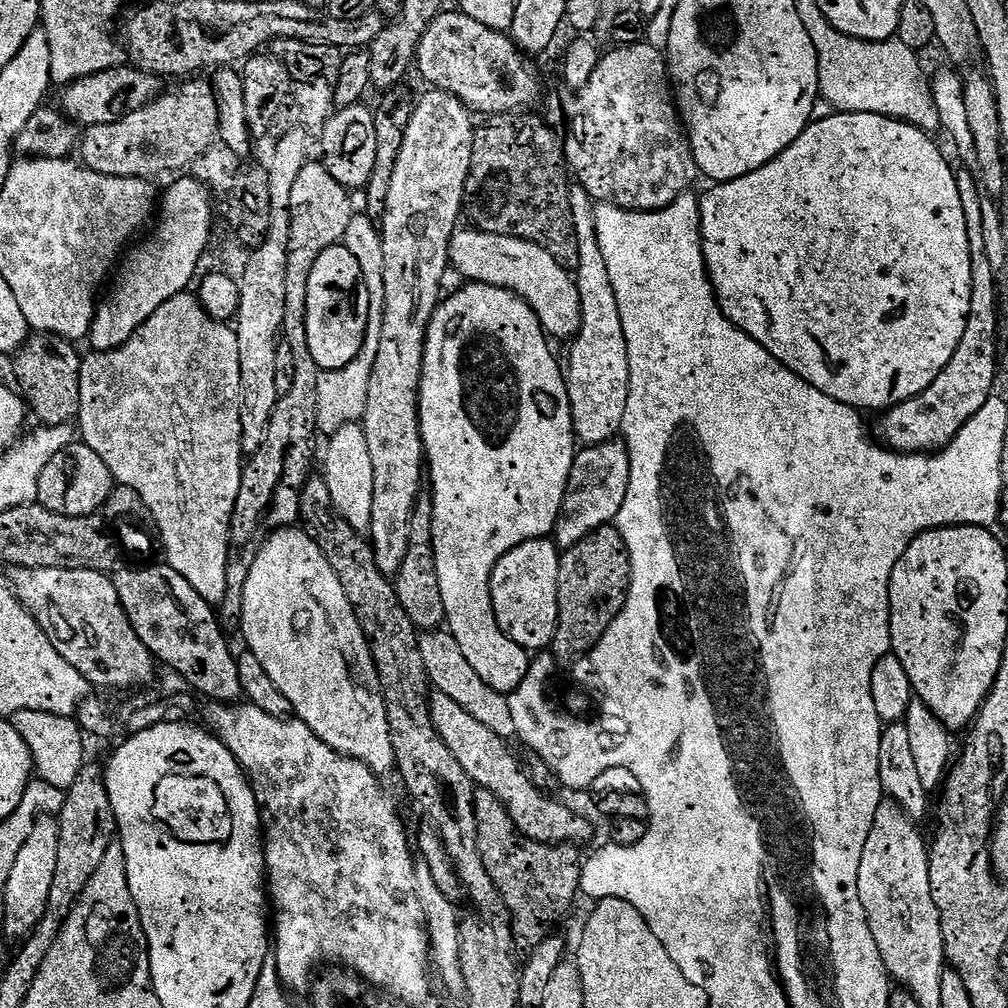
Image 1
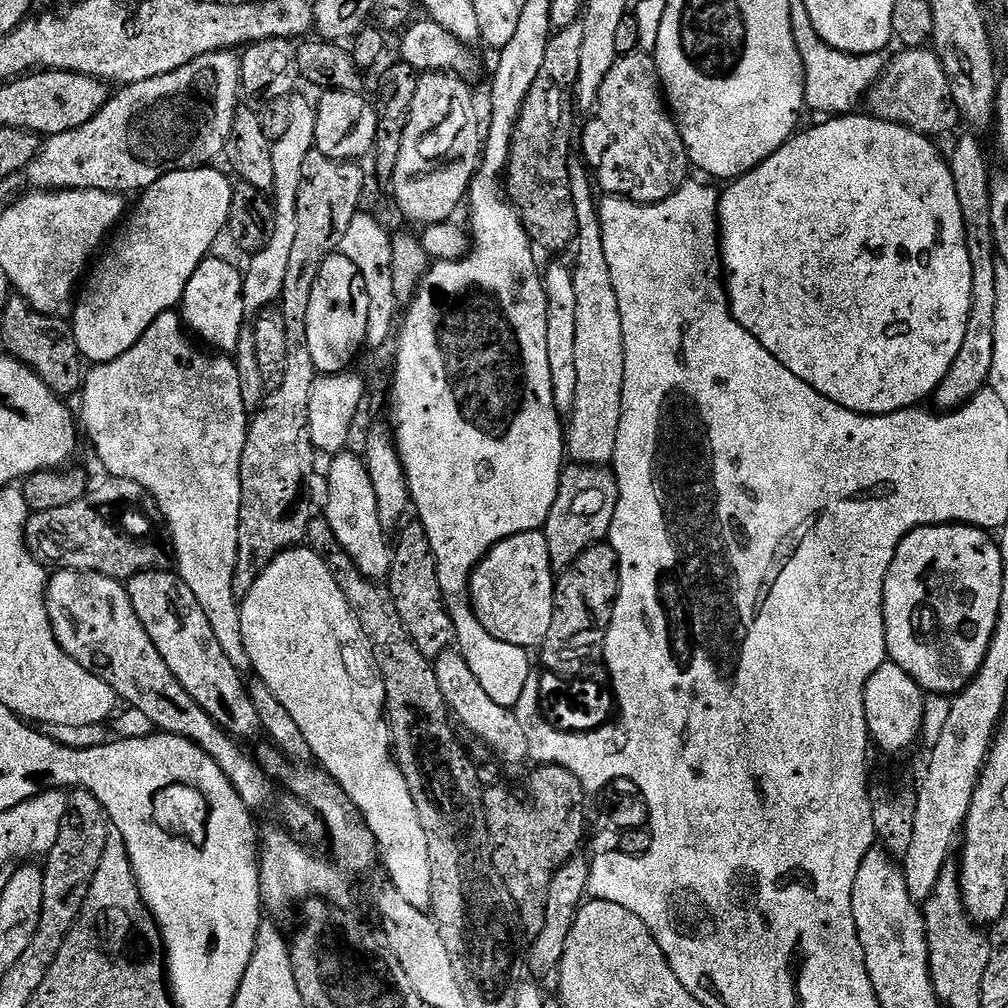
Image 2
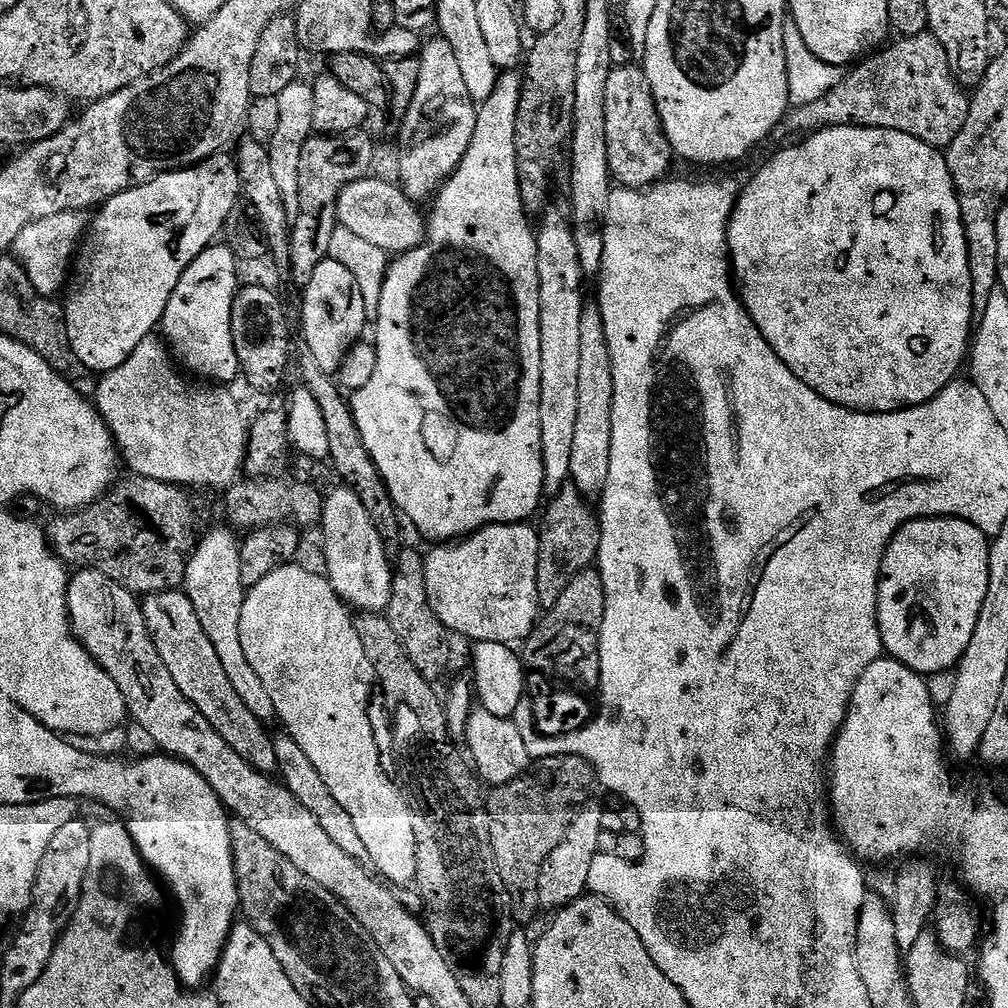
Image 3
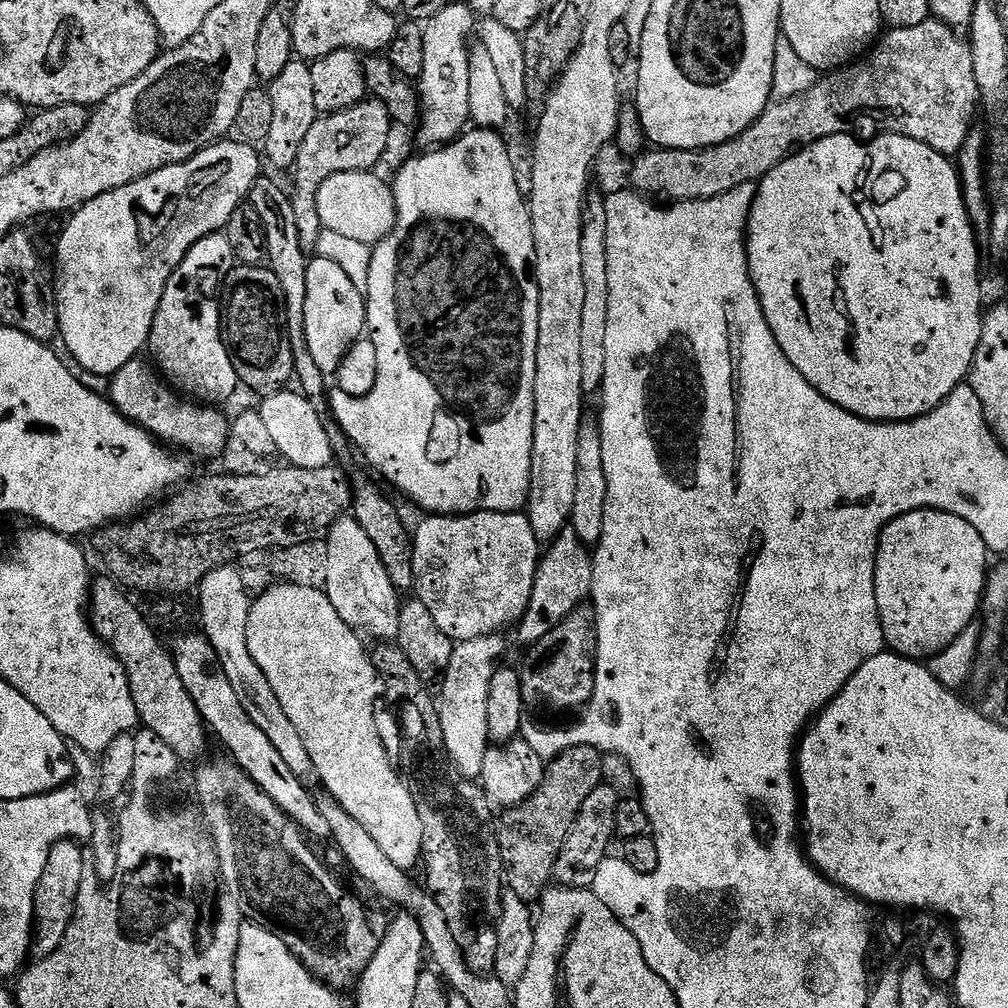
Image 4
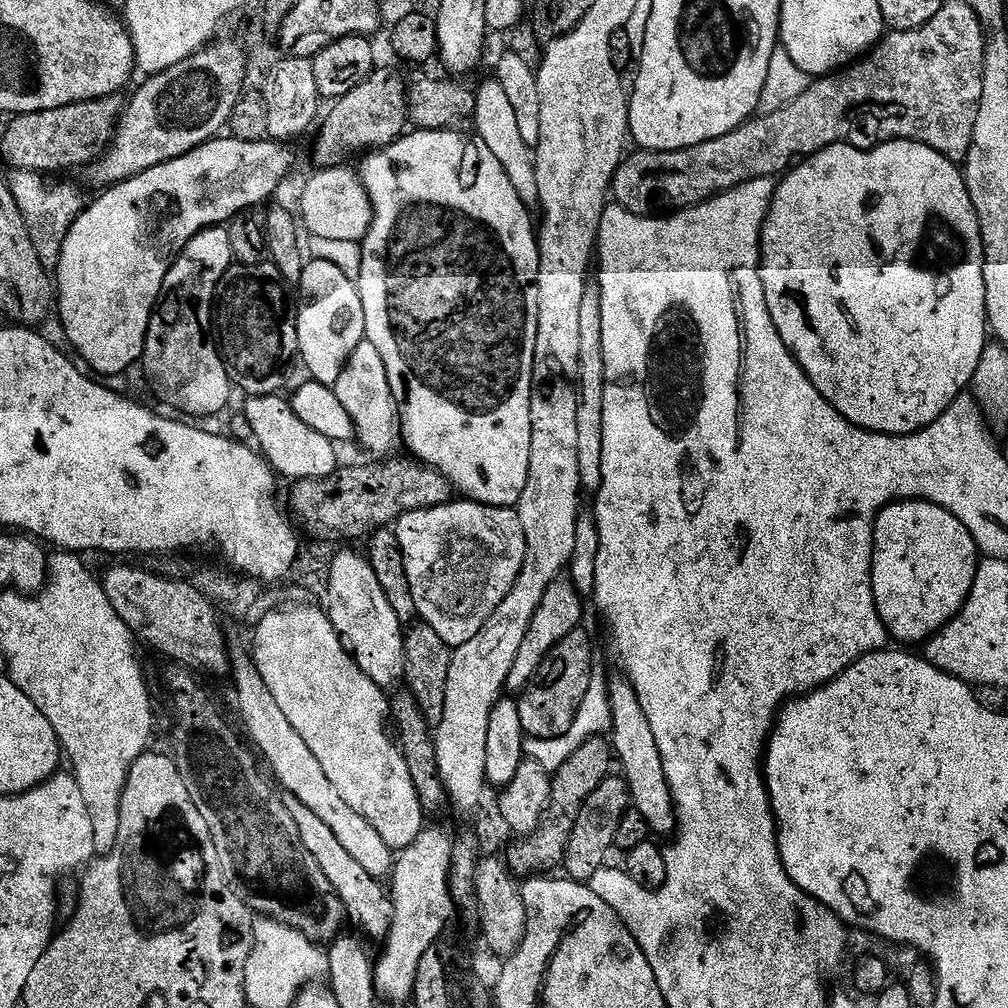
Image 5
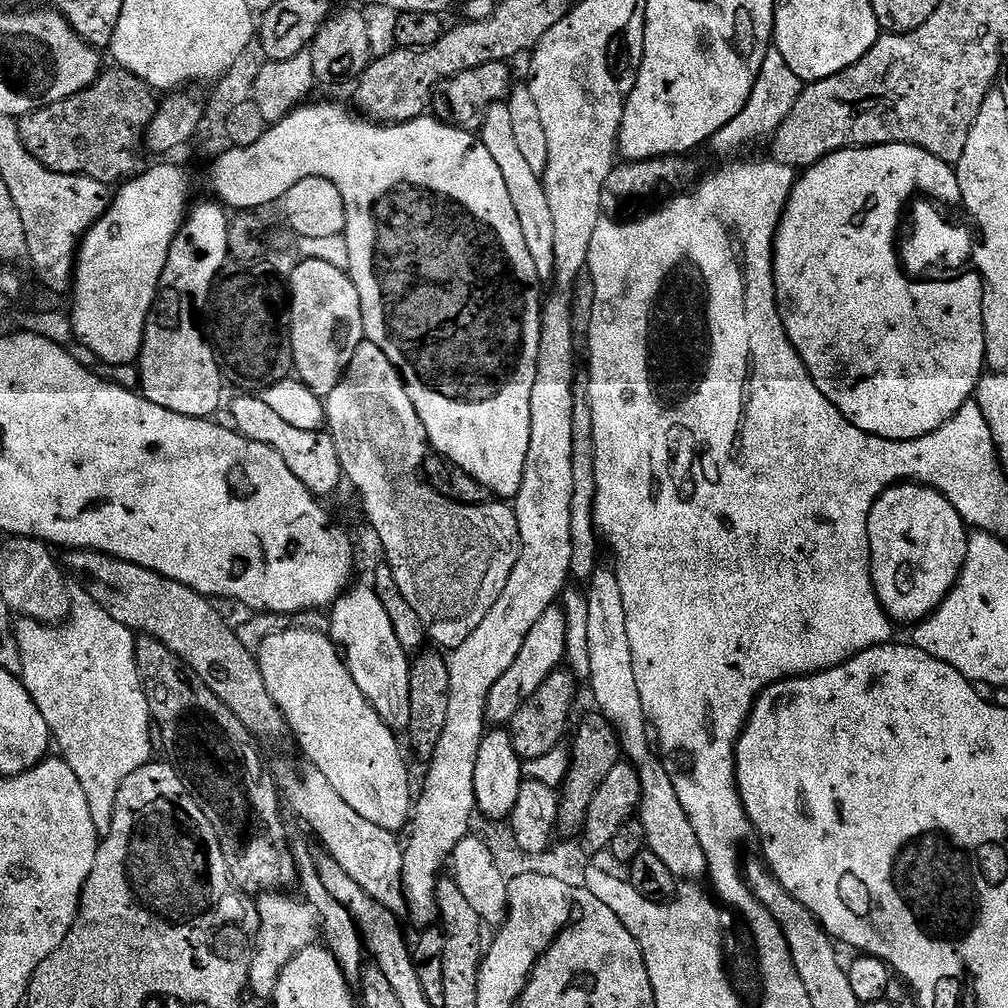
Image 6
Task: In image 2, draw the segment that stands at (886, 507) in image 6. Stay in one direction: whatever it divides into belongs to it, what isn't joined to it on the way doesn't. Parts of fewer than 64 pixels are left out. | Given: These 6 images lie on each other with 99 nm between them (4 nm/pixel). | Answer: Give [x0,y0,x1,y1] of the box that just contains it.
[884,524,1002,698]

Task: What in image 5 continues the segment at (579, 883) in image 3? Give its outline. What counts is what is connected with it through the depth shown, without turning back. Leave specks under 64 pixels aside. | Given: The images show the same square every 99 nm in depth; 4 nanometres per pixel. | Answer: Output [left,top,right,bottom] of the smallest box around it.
[562,774,632,882]

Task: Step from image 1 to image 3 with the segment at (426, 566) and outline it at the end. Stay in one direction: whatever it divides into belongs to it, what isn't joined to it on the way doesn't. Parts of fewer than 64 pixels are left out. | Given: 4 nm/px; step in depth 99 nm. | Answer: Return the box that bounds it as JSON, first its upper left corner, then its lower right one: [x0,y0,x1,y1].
[386,548,453,682]

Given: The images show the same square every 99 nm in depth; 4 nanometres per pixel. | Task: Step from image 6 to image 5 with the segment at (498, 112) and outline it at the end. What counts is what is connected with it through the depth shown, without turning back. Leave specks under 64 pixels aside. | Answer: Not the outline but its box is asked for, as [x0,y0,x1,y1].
[471,78,539,205]

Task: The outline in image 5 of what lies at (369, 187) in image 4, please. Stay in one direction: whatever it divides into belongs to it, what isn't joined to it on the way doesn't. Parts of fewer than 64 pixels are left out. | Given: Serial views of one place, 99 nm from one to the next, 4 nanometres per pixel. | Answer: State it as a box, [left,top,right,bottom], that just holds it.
[298,166,372,241]

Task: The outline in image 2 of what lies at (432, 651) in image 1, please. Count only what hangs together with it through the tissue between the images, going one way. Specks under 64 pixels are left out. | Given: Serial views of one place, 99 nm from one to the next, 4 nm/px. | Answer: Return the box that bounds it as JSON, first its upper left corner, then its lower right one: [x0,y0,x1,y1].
[432,650,529,764]

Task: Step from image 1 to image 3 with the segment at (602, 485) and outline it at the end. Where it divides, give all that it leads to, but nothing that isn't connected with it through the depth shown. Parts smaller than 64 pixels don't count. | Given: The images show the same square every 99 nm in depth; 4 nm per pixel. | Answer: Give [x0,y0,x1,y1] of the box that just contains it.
[538,482,600,609]

